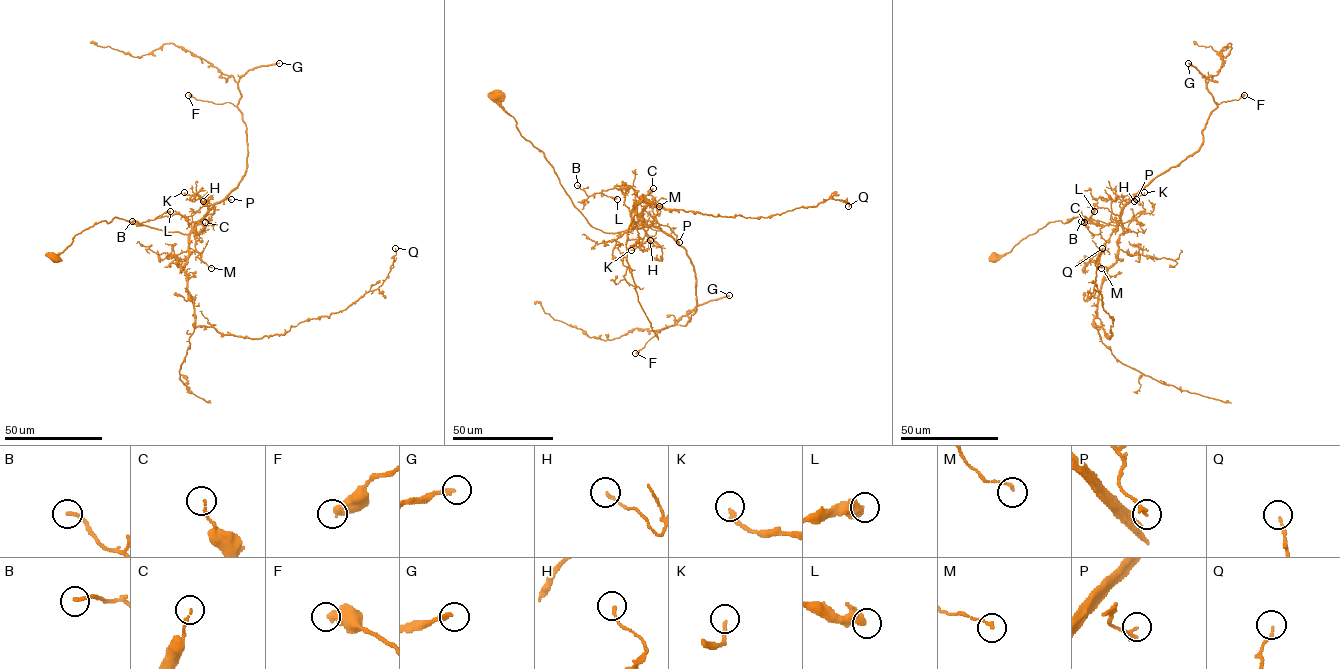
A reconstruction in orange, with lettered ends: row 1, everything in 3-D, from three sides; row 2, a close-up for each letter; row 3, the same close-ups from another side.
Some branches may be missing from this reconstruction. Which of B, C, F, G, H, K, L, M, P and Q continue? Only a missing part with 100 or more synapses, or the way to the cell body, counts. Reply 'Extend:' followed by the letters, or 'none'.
Extend: G

